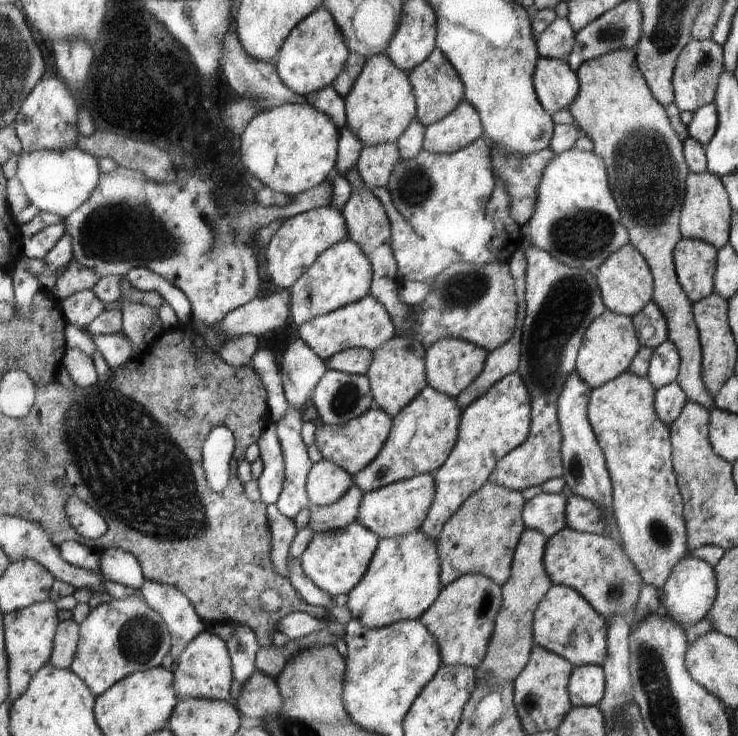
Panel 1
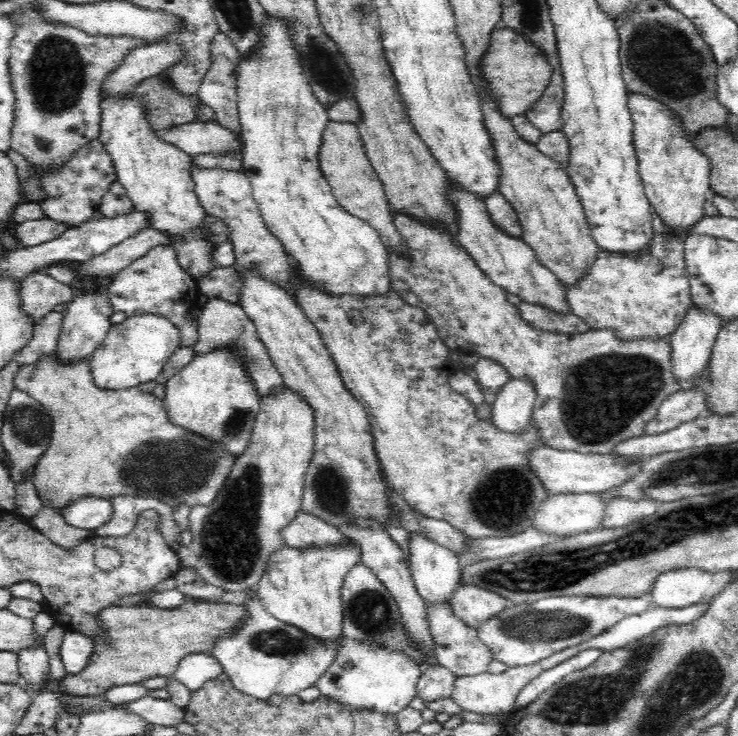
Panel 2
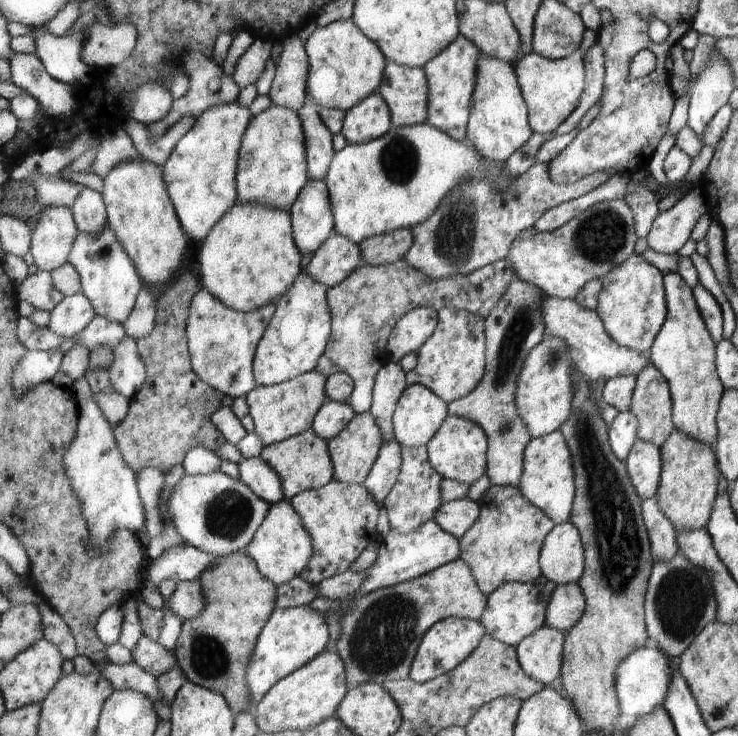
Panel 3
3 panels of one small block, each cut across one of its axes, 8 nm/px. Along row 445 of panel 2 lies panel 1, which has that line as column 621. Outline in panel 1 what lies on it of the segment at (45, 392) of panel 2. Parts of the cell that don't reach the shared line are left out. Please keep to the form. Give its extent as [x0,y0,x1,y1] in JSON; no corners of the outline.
[569,50,713,408]

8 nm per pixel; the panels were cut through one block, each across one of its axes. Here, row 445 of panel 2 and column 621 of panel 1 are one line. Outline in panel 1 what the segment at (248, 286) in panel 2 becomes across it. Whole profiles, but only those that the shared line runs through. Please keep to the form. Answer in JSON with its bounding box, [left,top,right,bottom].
[577,309,640,391]

